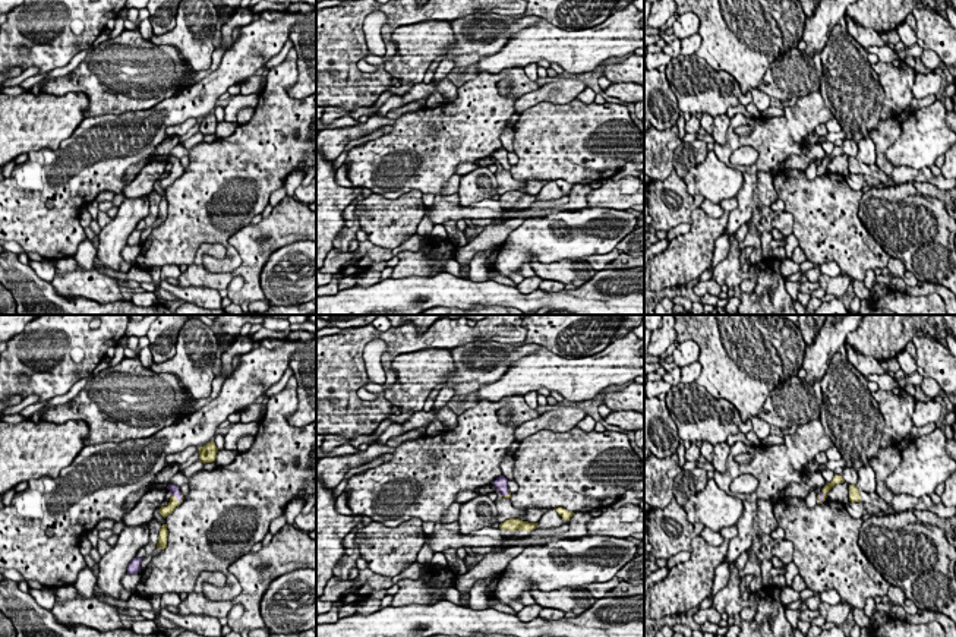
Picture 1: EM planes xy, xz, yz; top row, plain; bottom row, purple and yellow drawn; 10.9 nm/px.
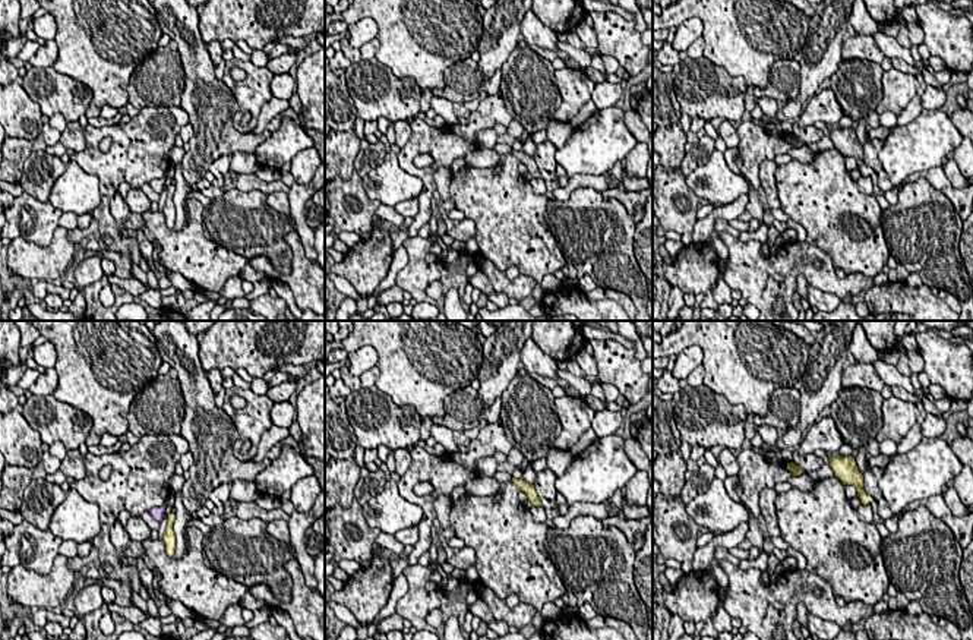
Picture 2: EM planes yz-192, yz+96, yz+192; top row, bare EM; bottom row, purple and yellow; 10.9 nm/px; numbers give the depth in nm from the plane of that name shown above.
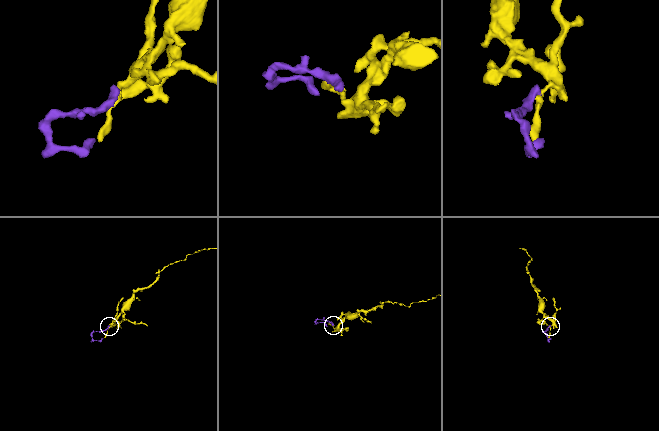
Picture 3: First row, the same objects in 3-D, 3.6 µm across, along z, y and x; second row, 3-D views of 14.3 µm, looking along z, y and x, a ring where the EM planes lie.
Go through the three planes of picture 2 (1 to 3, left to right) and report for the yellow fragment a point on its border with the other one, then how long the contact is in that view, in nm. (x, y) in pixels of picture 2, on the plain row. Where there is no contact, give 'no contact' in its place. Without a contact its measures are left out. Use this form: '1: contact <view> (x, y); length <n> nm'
1: no contact
2: no contact
3: no contact

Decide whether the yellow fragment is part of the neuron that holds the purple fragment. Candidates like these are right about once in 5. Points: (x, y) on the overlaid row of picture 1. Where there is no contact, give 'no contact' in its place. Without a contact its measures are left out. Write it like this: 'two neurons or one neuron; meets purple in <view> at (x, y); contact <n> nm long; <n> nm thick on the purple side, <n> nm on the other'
one neuron; meets purple in xy at (177, 500); contact 150 nm long; 100 nm thick on the purple side, 120 nm on the other

